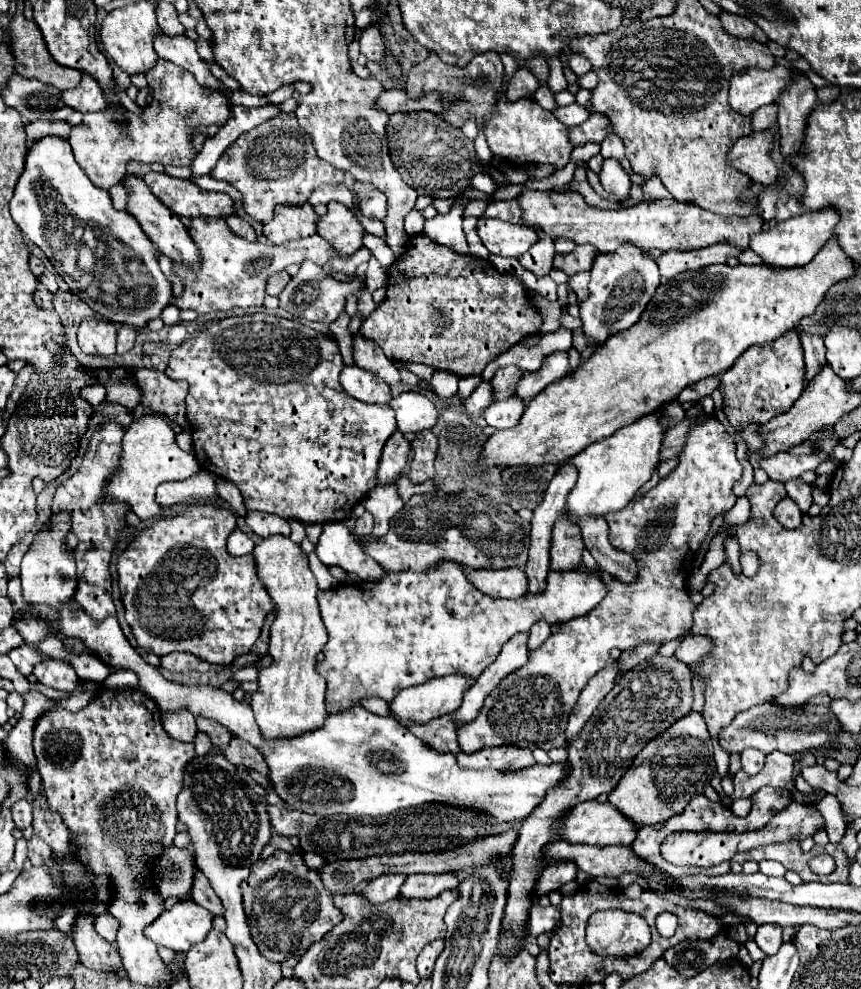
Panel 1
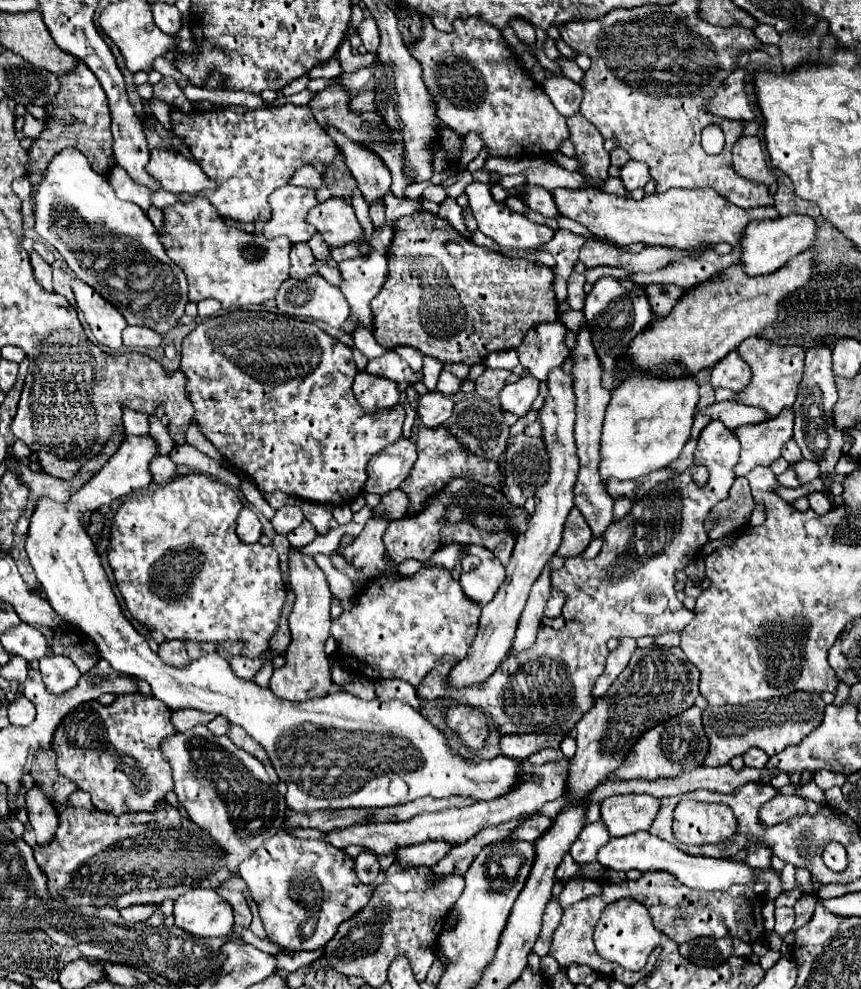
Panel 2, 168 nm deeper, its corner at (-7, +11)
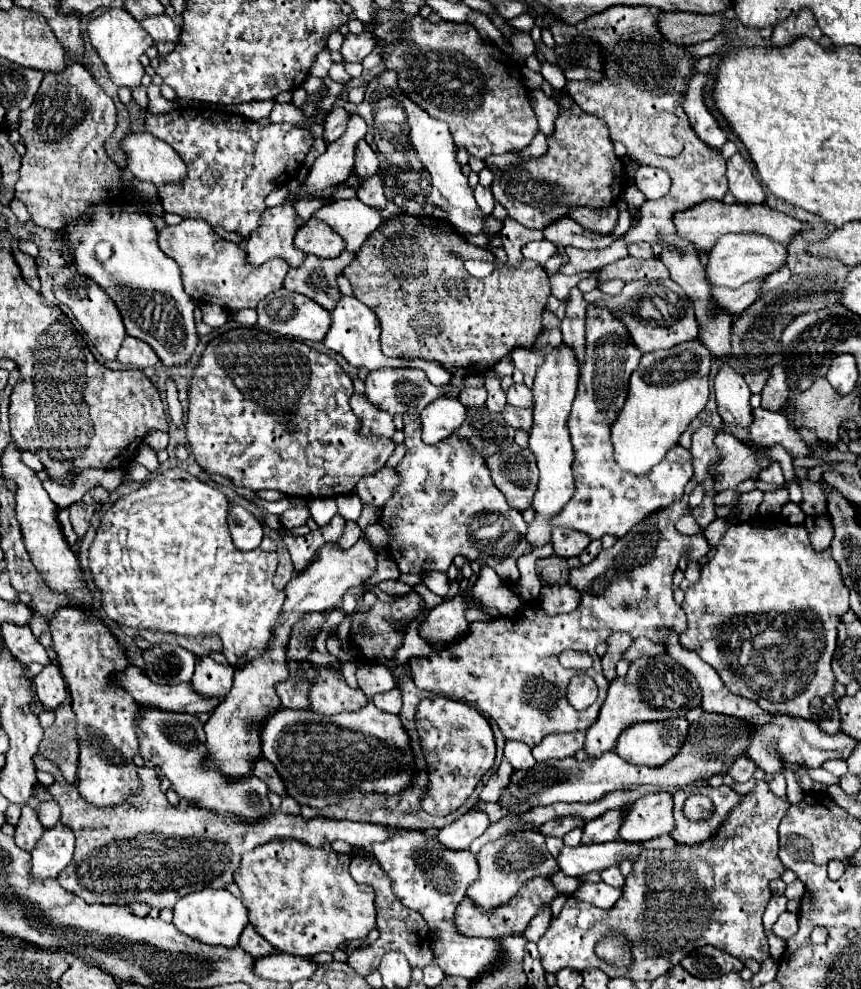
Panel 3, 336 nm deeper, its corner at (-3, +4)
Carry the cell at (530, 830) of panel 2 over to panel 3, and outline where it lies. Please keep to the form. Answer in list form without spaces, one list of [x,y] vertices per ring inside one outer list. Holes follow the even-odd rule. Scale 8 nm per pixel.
[[[561,816],[557,820],[545,822],[539,828],[539,832],[543,832],[545,836],[559,836],[559,838],[563,838],[573,828],[583,828],[583,826],[585,826],[585,820],[581,820],[579,816]]]

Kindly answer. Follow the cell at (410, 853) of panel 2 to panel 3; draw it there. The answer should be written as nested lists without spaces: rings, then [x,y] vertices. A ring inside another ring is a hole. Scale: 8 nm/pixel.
[[[469,810],[463,814],[459,820],[451,822],[443,830],[439,830],[437,838],[443,846],[455,848],[455,850],[465,850],[469,844],[479,838],[487,828],[489,828],[489,816],[483,810]]]

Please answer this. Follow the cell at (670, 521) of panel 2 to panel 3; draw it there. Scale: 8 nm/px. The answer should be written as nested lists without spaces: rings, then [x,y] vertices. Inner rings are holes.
[[[699,428],[693,434],[691,454],[695,474],[685,486],[681,502],[637,524],[631,532],[619,538],[613,548],[601,550],[591,564],[571,568],[571,586],[581,592],[581,602],[573,612],[549,616],[537,602],[527,602],[515,618],[499,616],[493,622],[471,622],[465,638],[453,642],[439,654],[409,660],[415,686],[477,708],[481,714],[497,722],[507,740],[519,740],[529,746],[537,746],[553,732],[587,730],[593,720],[597,720],[597,712],[609,688],[607,678],[601,674],[595,646],[615,632],[629,632],[633,638],[645,636],[653,642],[661,642],[669,630],[681,634],[687,628],[685,612],[673,600],[673,572],[687,548],[691,548],[689,560],[699,560],[709,552],[709,544],[705,536],[683,536],[675,528],[675,522],[687,512],[687,500],[695,484],[703,486],[705,496],[703,502],[691,510],[693,516],[697,518],[701,530],[715,520],[715,490],[709,476],[709,466],[719,454],[713,442],[715,434],[717,432],[713,428]],[[567,648],[587,652],[595,660],[593,680],[599,688],[599,696],[581,712],[565,698],[567,684],[577,674],[575,670],[565,670],[559,664],[559,654]]]

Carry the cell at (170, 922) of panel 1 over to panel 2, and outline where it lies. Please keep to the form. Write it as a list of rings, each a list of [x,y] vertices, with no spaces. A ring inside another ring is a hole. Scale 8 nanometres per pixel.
[[[191,889],[175,901],[175,925],[195,937],[223,937],[231,933],[233,911],[213,889]]]

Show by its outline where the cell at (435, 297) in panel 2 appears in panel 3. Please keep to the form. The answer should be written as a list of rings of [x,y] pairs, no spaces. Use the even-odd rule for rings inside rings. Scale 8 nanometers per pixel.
[[[401,212],[369,234],[343,274],[351,282],[355,296],[377,314],[385,356],[435,360],[455,376],[465,378],[467,374],[485,374],[513,350],[529,348],[535,342],[541,332],[541,314],[551,296],[549,276],[543,266],[523,258],[519,264],[499,266],[491,276],[479,280],[465,270],[469,258],[483,258],[483,250],[469,244],[451,224],[439,218]]]

